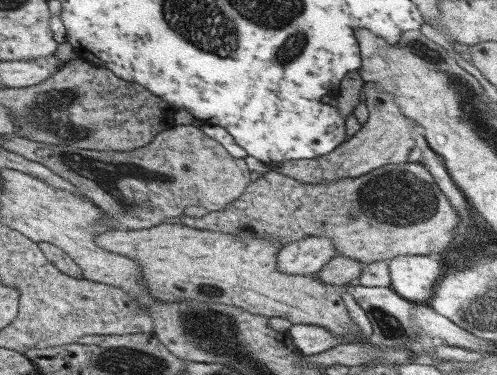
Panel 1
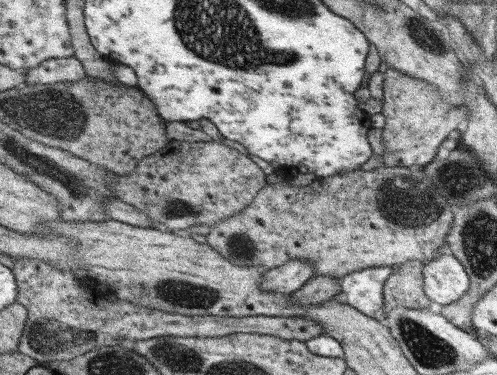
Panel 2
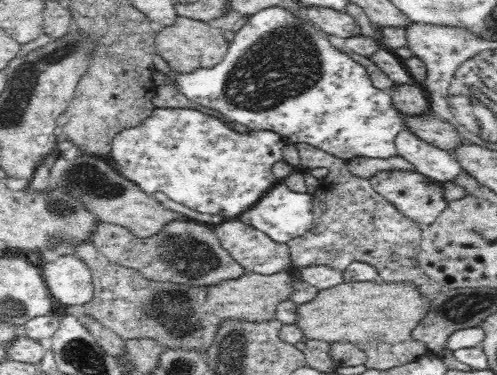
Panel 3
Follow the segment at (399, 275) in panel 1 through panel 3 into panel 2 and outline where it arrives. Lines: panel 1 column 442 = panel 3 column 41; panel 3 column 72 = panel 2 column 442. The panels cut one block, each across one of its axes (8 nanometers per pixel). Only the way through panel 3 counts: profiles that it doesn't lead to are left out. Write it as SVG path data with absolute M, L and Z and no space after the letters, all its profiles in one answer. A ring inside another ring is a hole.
M439 254L425 262L425 294L441 306L457 302L469 290L469 276L455 256Z

